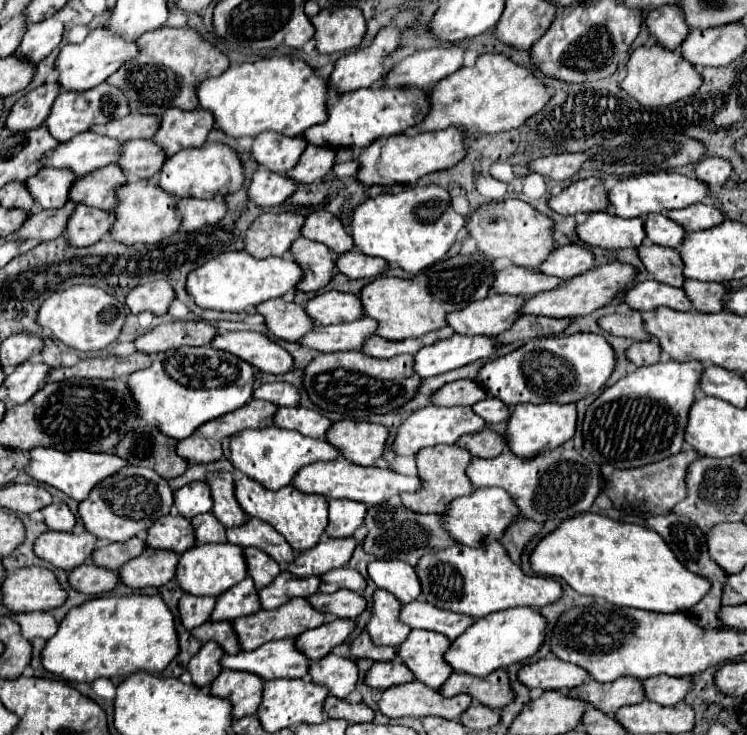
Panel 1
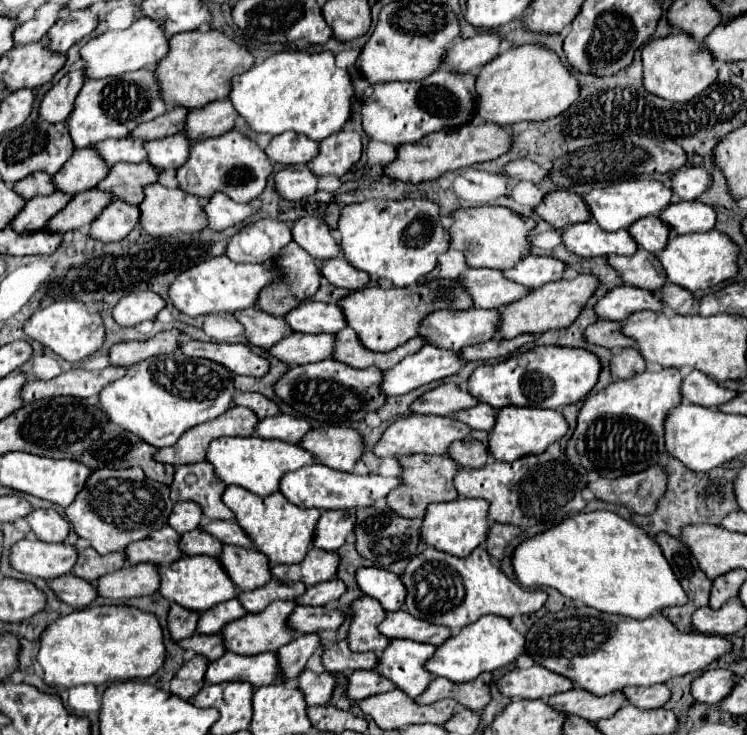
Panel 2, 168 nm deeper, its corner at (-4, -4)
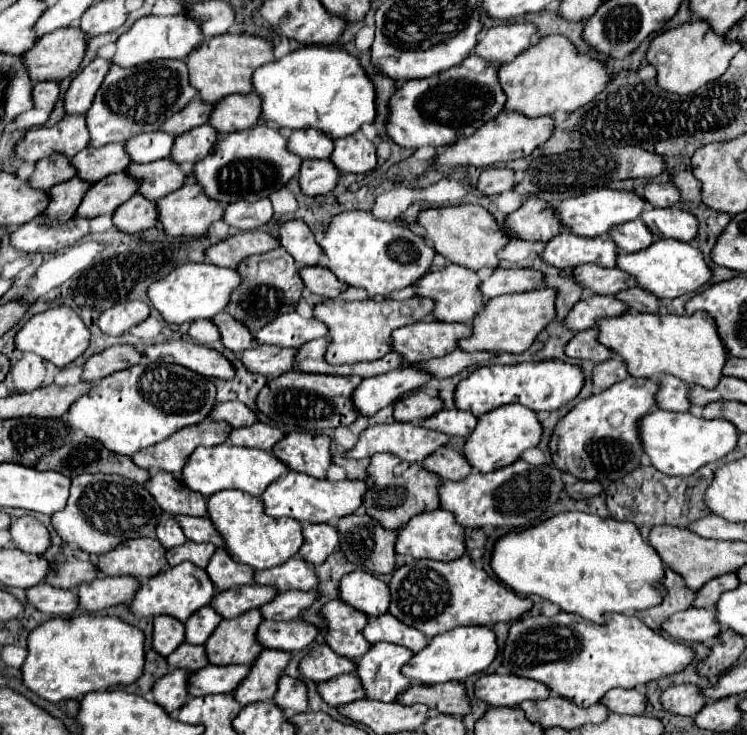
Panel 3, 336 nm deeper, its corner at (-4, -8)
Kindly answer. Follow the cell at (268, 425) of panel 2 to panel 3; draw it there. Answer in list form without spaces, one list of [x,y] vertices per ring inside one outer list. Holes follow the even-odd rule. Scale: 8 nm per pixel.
[[[255,422],[253,426],[245,426],[245,428],[235,428],[231,432],[229,442],[235,446],[251,446],[251,448],[261,448],[261,450],[273,450],[273,446],[283,440],[285,432],[281,432],[275,426],[269,424],[261,424]]]

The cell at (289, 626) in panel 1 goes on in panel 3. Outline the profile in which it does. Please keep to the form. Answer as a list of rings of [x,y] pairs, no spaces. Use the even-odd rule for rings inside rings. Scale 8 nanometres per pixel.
[[[261,610],[223,620],[205,644],[211,664],[253,664],[259,658],[259,652],[265,650],[257,642],[257,628],[261,622]]]

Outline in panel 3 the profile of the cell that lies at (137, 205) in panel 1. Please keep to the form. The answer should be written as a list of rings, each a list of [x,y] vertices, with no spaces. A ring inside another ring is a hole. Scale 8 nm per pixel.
[[[185,184],[155,204],[159,212],[157,224],[167,236],[203,236],[207,232],[207,226],[223,216],[223,208],[215,200],[209,200],[199,184]]]

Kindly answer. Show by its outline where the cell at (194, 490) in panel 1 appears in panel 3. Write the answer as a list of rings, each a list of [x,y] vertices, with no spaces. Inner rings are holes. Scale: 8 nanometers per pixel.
[[[167,516],[159,522],[157,526],[157,538],[165,548],[173,548],[173,546],[181,546],[187,538],[183,536],[183,530],[179,528],[179,522],[173,516]]]

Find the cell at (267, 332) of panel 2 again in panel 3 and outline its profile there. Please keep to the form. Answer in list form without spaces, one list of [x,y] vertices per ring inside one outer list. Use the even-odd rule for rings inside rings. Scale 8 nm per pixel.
[[[219,312],[217,316],[213,316],[213,322],[217,324],[217,328],[221,332],[221,340],[229,350],[243,352],[243,350],[255,346],[255,342],[251,342],[251,336],[253,336],[251,330],[245,324],[239,324],[231,314]]]

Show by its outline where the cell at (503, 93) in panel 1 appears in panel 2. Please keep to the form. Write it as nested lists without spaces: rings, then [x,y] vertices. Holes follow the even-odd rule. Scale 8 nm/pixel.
[[[523,44],[501,52],[477,76],[477,116],[499,126],[547,120],[565,112],[579,96],[579,80],[561,64],[559,56],[539,44]]]

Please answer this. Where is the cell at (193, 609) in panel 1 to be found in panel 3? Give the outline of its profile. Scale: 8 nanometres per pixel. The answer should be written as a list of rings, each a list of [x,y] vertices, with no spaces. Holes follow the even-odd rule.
[[[157,616],[153,622],[153,648],[161,656],[169,656],[185,642],[185,624],[173,616]]]

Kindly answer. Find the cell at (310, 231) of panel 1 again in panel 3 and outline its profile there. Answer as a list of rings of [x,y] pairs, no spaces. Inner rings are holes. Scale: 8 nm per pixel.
[[[301,220],[285,222],[279,230],[279,242],[287,252],[291,252],[297,264],[315,266],[323,256],[323,252],[319,252],[319,244],[315,242],[315,234]]]

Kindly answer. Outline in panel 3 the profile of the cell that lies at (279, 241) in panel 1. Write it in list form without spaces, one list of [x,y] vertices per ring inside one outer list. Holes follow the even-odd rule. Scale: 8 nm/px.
[[[247,230],[233,234],[213,246],[207,248],[207,258],[215,266],[225,266],[225,268],[237,268],[239,262],[243,262],[247,256],[269,252],[279,248],[279,240],[271,236],[269,232],[263,230]]]

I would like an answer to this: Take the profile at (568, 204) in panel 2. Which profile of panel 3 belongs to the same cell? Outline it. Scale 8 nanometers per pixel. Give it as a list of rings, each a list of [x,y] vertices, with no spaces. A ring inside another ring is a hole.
[[[527,198],[519,210],[507,216],[507,224],[509,228],[505,232],[521,240],[547,242],[563,232],[563,224],[555,220],[555,208],[541,198]]]

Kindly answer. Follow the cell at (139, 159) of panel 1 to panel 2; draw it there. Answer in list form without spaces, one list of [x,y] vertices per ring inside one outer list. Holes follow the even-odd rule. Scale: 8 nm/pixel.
[[[173,134],[167,138],[147,142],[147,160],[159,170],[179,168],[187,162],[191,140],[185,134]]]

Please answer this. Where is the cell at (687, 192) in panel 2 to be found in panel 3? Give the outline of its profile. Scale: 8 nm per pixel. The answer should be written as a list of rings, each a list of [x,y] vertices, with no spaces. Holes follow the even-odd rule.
[[[665,182],[665,184],[647,184],[643,198],[651,202],[653,206],[665,208],[665,206],[675,206],[679,202],[679,188],[675,184]]]

